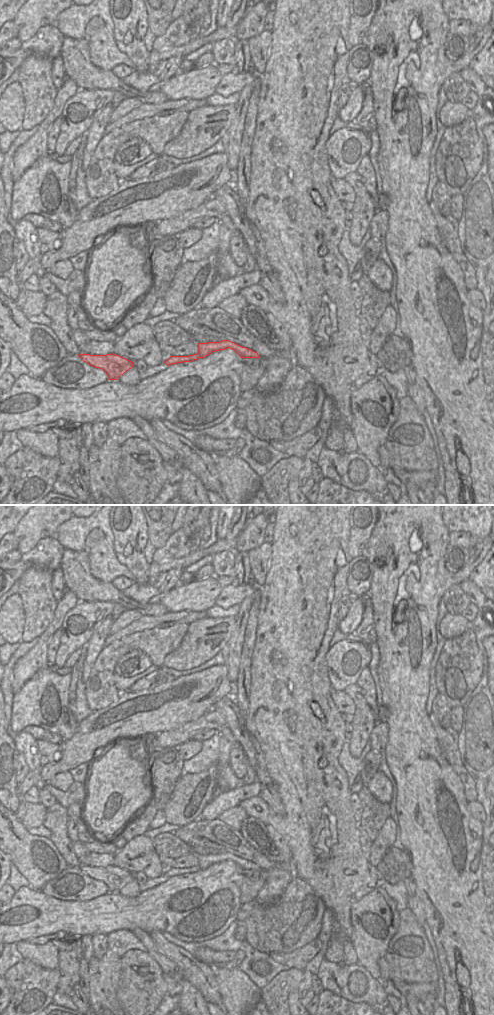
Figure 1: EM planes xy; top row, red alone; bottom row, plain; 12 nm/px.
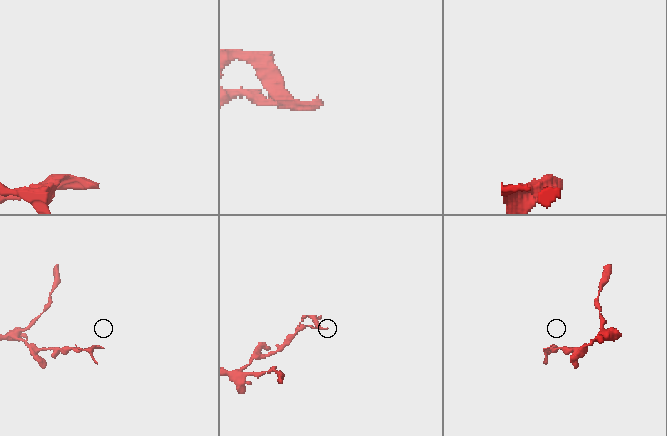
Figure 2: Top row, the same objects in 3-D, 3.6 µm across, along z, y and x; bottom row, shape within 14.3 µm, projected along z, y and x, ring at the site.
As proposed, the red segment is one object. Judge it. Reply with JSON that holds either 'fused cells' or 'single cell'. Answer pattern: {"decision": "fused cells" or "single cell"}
{"decision": "single cell"}

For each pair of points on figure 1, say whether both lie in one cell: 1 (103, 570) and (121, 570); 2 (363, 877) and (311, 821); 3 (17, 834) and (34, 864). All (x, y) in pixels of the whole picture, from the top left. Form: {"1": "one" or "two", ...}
{"1": "one", "2": "one", "3": "one"}

